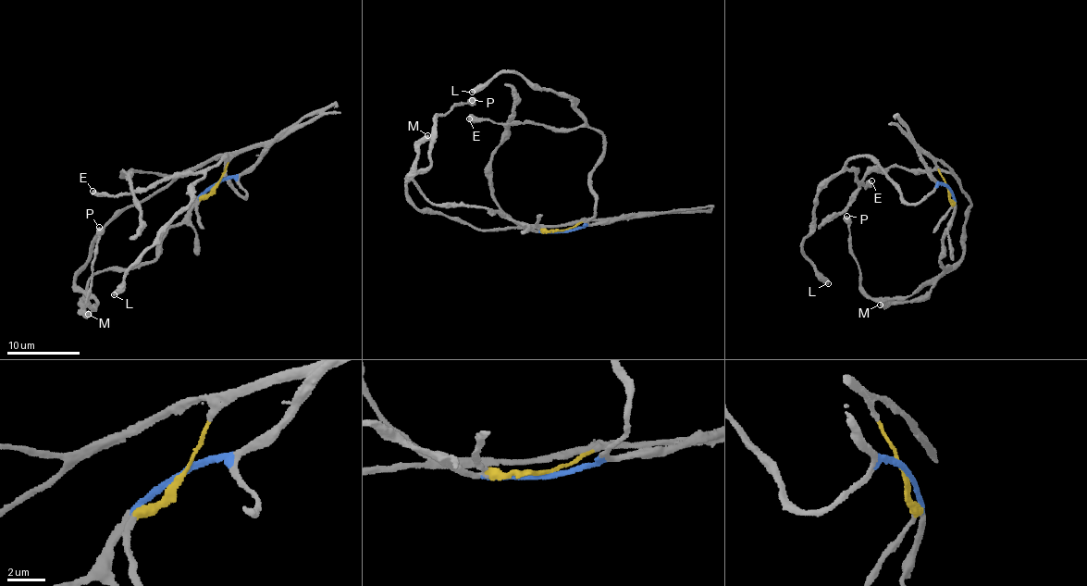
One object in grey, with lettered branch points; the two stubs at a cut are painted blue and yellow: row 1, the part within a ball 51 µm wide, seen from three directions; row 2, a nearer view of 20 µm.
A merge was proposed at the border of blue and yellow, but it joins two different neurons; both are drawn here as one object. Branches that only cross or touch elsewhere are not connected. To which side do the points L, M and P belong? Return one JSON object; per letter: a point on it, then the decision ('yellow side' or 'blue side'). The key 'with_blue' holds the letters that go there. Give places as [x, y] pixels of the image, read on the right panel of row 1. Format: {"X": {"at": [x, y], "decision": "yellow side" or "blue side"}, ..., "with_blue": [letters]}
{"L": {"at": [828, 283], "decision": "blue side"}, "M": {"at": [880, 305], "decision": "blue side"}, "P": {"at": [846, 216], "decision": "yellow side"}, "with_blue": ["L", "M"]}

